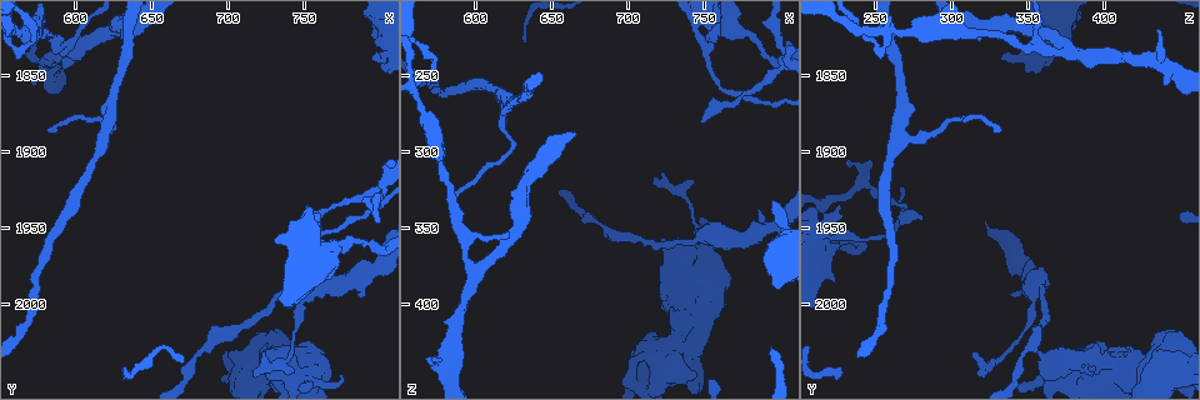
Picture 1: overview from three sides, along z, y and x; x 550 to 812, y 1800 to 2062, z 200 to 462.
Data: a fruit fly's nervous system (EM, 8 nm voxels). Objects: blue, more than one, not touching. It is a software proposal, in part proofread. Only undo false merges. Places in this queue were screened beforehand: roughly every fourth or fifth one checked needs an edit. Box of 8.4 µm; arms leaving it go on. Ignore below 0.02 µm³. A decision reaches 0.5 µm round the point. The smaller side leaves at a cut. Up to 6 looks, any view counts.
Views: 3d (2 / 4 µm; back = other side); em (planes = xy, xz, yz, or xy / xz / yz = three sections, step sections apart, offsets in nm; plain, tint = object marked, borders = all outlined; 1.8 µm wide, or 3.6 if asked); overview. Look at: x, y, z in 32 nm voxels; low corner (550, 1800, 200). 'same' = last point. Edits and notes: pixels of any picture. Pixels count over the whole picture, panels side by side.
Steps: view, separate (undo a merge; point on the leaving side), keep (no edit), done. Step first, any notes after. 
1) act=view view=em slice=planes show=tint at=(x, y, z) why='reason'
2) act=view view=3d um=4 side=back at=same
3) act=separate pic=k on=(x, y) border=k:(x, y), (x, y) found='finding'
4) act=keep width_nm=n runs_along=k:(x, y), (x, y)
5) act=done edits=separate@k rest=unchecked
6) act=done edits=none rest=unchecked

act=view view=3d um=2 at=(750, 1990, 354) why='branch point'

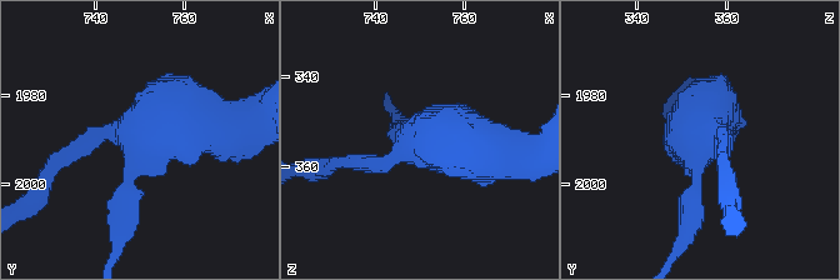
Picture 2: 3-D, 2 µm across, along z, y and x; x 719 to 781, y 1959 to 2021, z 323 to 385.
act=view view=em slice=planes show=tint at=(751, 1988, 354) arms=3 why='shape alone is not enough'

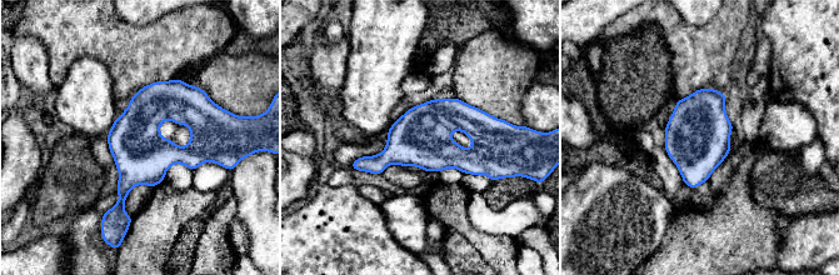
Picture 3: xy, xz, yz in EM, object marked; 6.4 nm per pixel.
act=keep found='all the same cell'

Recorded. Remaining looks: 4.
act=view view=em slice=planes show=tint at=(774, 1934, 262) why='a narrow waist'

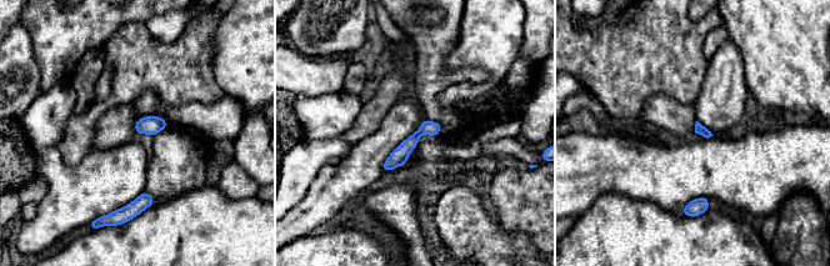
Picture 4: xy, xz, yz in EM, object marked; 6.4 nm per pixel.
act=keep runs_along=4:(436, 125), (423, 130), (385, 167) found='continuous, no second cell'

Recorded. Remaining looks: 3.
act=view view=3d um=2 at=(572, 1828, 244) why='closes a loop'

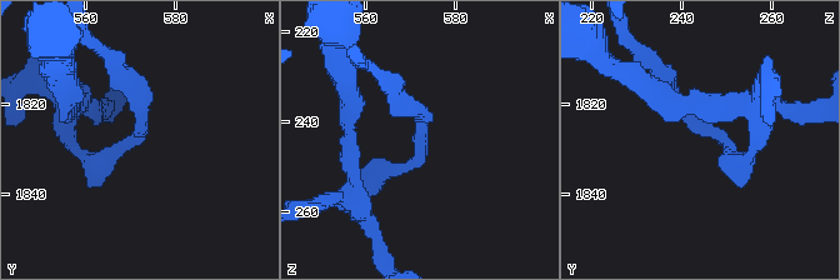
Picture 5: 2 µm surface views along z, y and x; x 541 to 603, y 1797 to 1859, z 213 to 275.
act=view view=em um=3.6 slice=planes show=plain at=(572, 1826, 245) why='need the tissue'

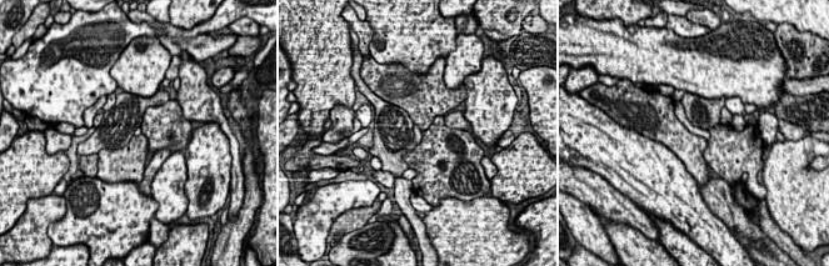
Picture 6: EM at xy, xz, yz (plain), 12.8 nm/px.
act=view view=em um=3.6 slice=planes show=tint at=same why='where the object lies'

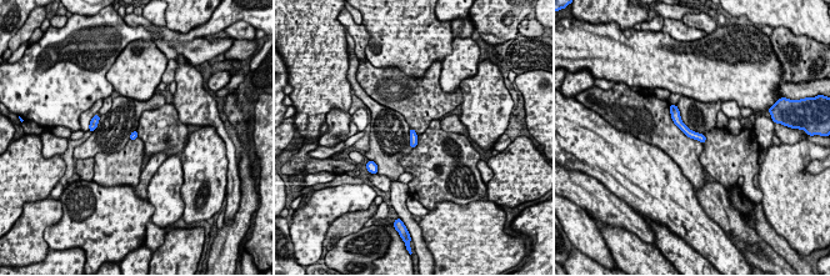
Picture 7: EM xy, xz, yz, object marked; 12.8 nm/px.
act=separate pic=7 on=(413, 134) border=7:(416, 136), (410, 142) found='two cells meet here'

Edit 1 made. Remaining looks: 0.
act=done edits=separate@7 rest=unchecked

